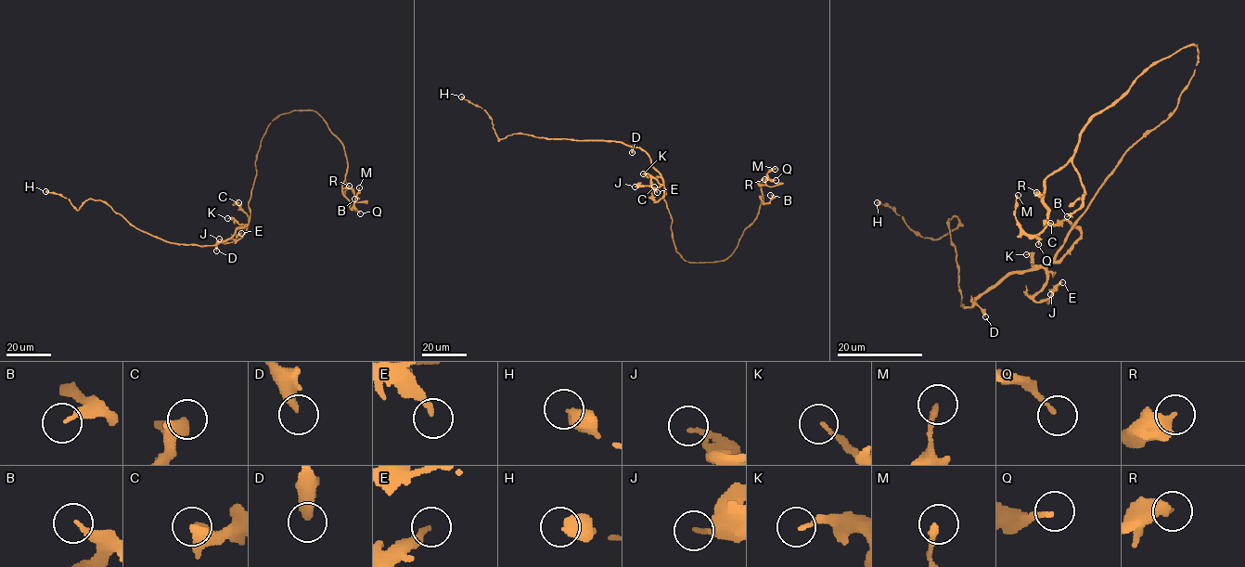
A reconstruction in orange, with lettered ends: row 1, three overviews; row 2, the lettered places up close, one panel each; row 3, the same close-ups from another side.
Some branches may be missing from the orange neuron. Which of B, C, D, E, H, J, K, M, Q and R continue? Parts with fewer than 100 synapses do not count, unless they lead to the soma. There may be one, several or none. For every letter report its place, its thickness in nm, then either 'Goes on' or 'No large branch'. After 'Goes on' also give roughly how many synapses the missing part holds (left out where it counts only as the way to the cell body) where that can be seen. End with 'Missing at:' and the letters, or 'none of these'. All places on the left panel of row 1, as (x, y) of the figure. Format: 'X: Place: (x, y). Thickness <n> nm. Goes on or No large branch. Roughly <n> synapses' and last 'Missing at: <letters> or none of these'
B: Place: (354, 199). Thickness 160 nm. No large branch
C: Place: (238, 202). Thickness 360 nm. No large branch
D: Place: (216, 251). Thickness 360 nm. No large branch
E: Place: (241, 233). Thickness 200 nm. No large branch
H: Place: (45, 191). Thickness 600 nm. No large branch
J: Place: (219, 238). Thickness 160 nm. No large branch
K: Place: (227, 218). Thickness 120 nm. No large branch
M: Place: (359, 187). Thickness 190 nm. No large branch
Q: Place: (360, 213). Thickness 140 nm. No large branch
R: Place: (349, 186). Thickness 400 nm. No large branch
Missing at: none of these

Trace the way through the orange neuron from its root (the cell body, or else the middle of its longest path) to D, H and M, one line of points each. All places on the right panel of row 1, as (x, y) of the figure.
D: (1089, 206), (1061, 249), (1047, 264), (1004, 277), (975, 301), (985, 316)
H: (1089, 206), (1047, 264), (1004, 277), (964, 307), (949, 228), (949, 219), (958, 219), (930, 239), (877, 202)
M: (1089, 206), (1176, 107), (1197, 45), (1091, 119), (1046, 180), (1035, 235), (1018, 195)

